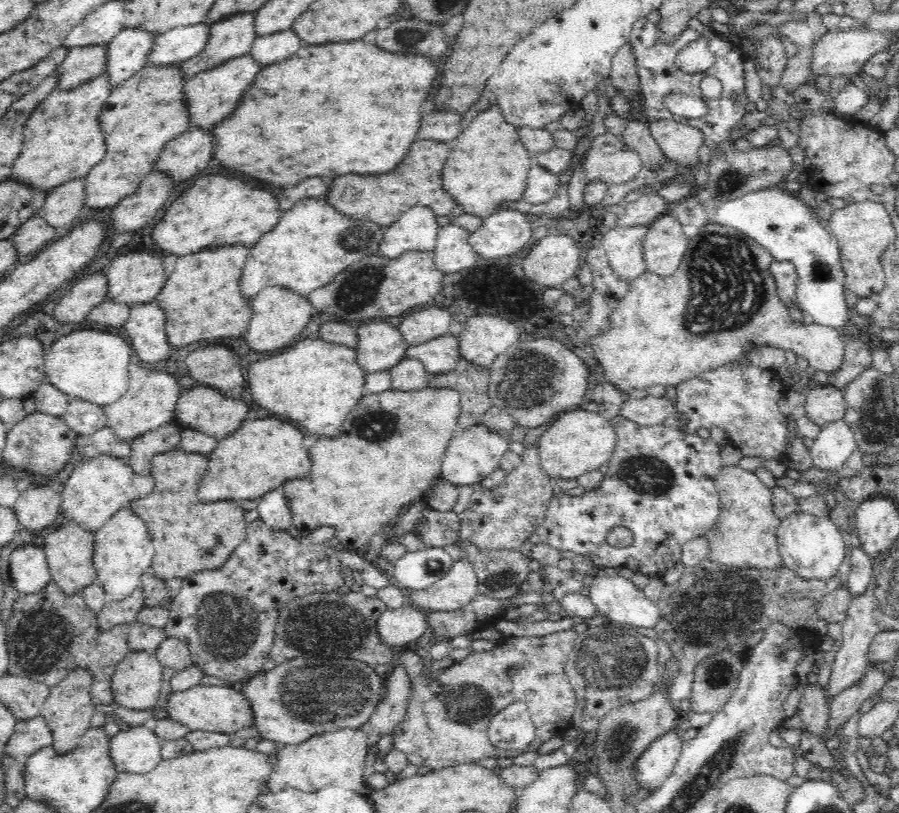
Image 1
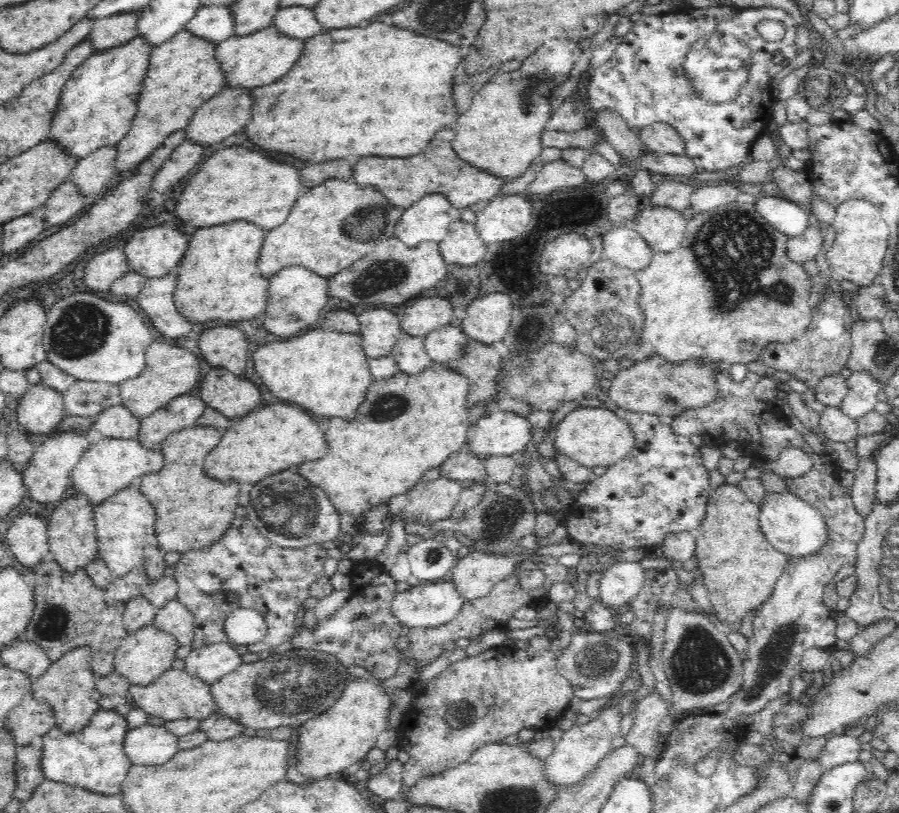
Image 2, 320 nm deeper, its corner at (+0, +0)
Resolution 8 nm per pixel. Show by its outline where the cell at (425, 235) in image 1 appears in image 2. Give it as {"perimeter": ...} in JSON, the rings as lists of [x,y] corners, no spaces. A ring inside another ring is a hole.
{"perimeter":[[[430,194],[400,213],[395,225],[395,238],[417,248],[426,242],[442,243],[450,225],[460,219],[461,210],[452,207],[442,194]]]}

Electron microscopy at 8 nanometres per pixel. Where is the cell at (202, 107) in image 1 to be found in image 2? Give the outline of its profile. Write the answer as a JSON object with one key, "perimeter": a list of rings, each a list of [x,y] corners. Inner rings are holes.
{"perimeter":[[[273,25],[250,36],[232,36],[217,44],[214,49],[214,60],[225,78],[228,89],[252,90],[276,82],[290,70],[302,52],[304,40],[294,40],[280,34]]]}

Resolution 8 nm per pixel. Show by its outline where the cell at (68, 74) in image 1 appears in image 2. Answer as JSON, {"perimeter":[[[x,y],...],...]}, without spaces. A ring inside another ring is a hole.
{"perimeter":[[[134,12],[134,14],[116,14],[112,18],[93,21],[87,38],[93,47],[93,53],[118,48],[136,38],[138,17],[139,12]]]}

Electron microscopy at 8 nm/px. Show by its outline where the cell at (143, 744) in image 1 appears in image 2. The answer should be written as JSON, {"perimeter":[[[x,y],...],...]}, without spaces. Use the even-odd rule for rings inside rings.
{"perimeter":[[[146,723],[138,728],[127,729],[123,749],[133,765],[161,765],[179,751],[177,738],[162,723]]]}

